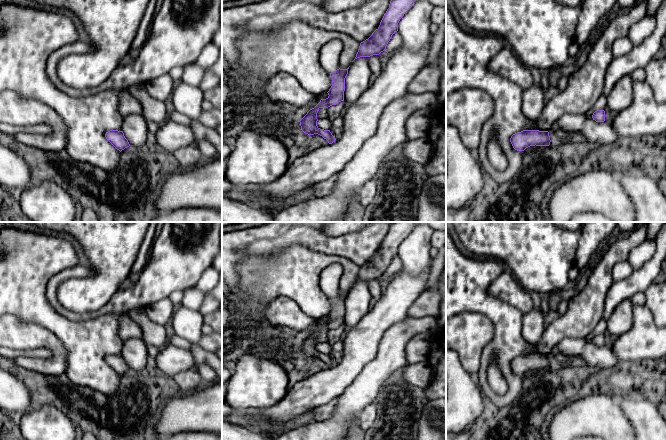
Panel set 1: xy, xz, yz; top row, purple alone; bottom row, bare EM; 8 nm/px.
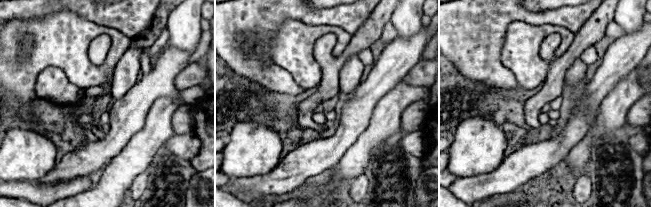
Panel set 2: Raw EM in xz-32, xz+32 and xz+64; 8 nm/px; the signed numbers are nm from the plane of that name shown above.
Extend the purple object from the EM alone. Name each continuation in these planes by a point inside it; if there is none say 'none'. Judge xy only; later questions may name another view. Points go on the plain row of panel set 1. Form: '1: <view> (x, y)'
none

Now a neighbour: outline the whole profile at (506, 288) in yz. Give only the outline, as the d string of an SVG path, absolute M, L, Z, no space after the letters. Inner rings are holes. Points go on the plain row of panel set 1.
M508 269L492 282L489 292L499 300L519 309L523 314L534 309L530 293L519 285L512 272Z

